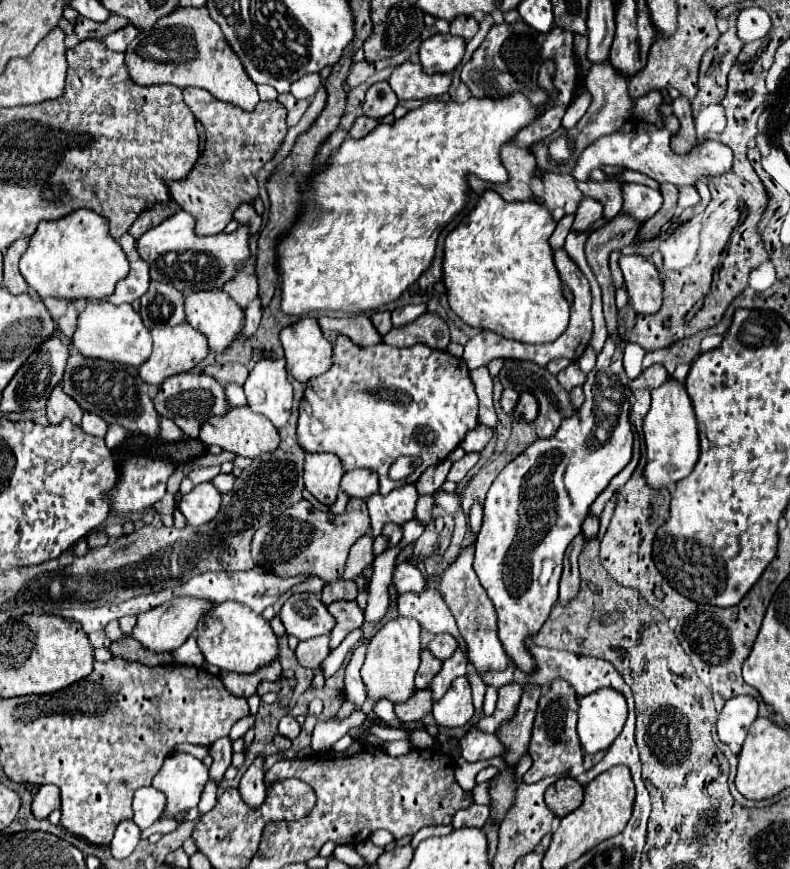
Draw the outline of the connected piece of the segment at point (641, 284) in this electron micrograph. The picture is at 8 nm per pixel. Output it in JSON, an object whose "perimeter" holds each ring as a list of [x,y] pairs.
{"perimeter":[[[620,256],[620,270],[636,314],[654,314],[662,306],[662,280],[656,266],[642,256]]]}

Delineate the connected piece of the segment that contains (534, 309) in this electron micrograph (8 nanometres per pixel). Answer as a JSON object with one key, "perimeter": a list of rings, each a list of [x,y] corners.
{"perimeter":[[[486,190],[478,200],[476,208],[470,212],[470,222],[458,224],[444,244],[444,276],[448,304],[454,314],[468,326],[492,330],[504,338],[544,344],[554,342],[568,326],[570,306],[562,294],[562,280],[554,266],[552,248],[548,238],[556,228],[556,220],[550,210],[540,202],[506,202],[494,190]]]}

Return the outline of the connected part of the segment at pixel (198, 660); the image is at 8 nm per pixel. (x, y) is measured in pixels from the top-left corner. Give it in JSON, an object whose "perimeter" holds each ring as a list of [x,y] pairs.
{"perimeter":[[[190,636],[180,648],[176,648],[174,652],[172,652],[172,656],[174,656],[174,660],[178,662],[178,664],[186,664],[186,666],[204,666],[204,656],[202,656],[202,652],[198,650],[198,646],[196,646],[196,640],[194,640],[194,636]]]}

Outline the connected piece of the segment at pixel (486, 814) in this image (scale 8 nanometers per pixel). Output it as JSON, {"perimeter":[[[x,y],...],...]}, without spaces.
{"perimeter":[[[472,804],[468,808],[462,808],[456,812],[452,824],[454,828],[462,828],[462,826],[476,826],[482,828],[484,822],[490,818],[490,808],[488,806],[480,806],[480,804]]]}

